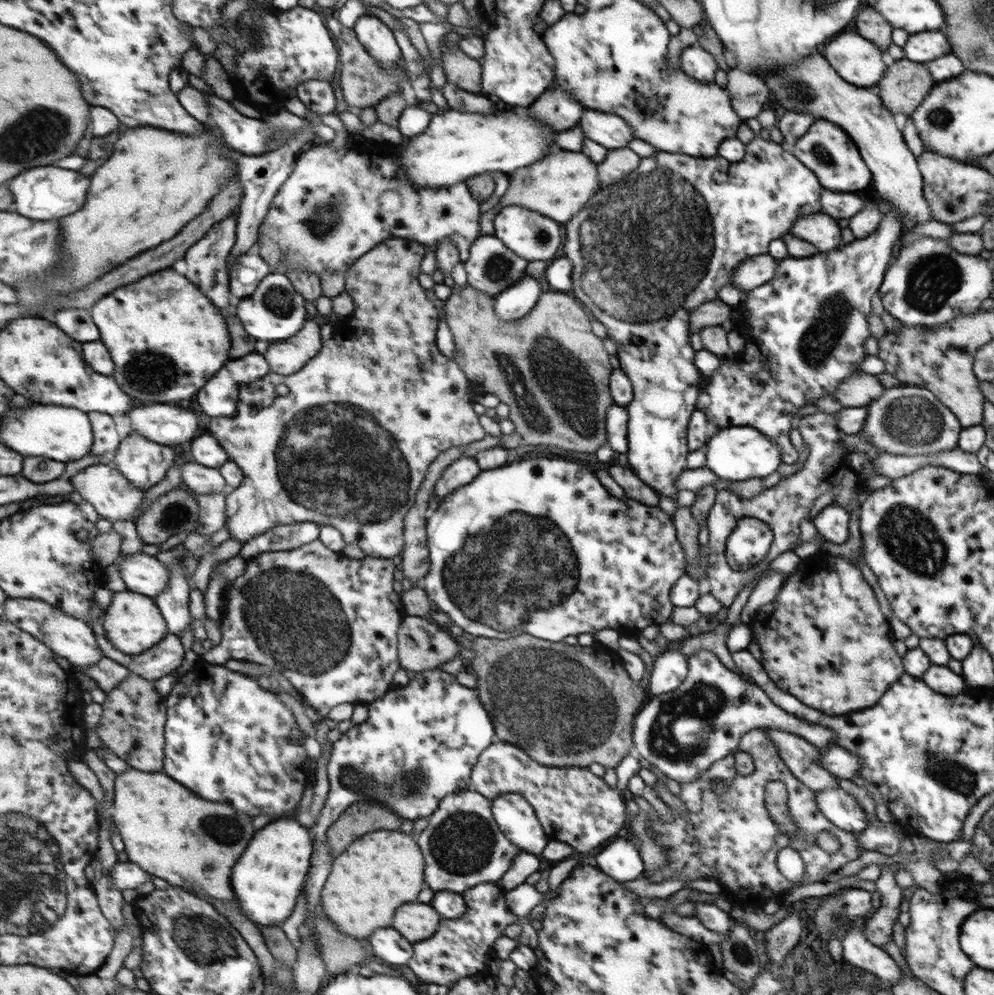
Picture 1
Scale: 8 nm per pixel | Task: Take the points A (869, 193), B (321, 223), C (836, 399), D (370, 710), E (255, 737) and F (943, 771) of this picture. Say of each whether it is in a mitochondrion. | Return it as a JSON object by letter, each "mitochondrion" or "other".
{"A":"other","B":"mitochondrion","C":"other","D":"other","E":"other","F":"mitochondrion"}

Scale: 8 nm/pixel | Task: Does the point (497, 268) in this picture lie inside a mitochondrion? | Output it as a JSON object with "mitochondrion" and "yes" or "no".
{"mitochondrion":"yes"}

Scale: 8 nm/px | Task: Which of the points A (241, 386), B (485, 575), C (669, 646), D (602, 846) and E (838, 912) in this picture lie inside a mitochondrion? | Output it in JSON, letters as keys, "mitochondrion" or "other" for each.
{"A":"other","B":"mitochondrion","C":"other","D":"other","E":"mitochondrion"}

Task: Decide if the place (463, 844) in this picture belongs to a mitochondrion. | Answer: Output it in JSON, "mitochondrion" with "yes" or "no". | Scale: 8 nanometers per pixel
{"mitochondrion":"yes"}

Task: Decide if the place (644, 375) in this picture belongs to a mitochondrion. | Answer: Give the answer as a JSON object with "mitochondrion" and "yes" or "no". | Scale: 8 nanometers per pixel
{"mitochondrion":"no"}

